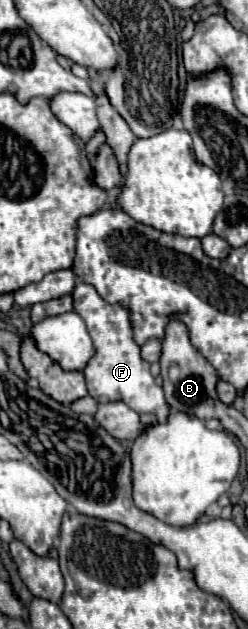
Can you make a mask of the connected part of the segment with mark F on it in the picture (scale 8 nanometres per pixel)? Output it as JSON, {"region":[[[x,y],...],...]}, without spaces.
{"region":[[[78,282],[74,292],[74,312],[86,322],[88,334],[96,346],[96,358],[86,366],[84,378],[88,386],[88,394],[96,402],[124,402],[136,412],[150,412],[158,418],[158,422],[166,422],[174,408],[166,402],[162,386],[154,384],[150,376],[150,364],[140,358],[140,346],[136,346],[130,328],[130,314],[120,304],[108,304],[92,284]]]}

